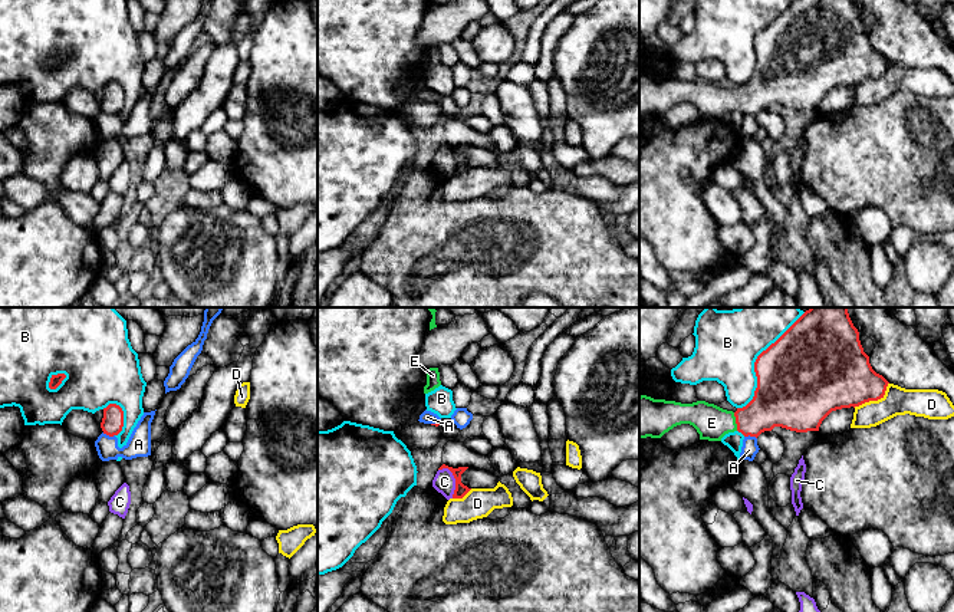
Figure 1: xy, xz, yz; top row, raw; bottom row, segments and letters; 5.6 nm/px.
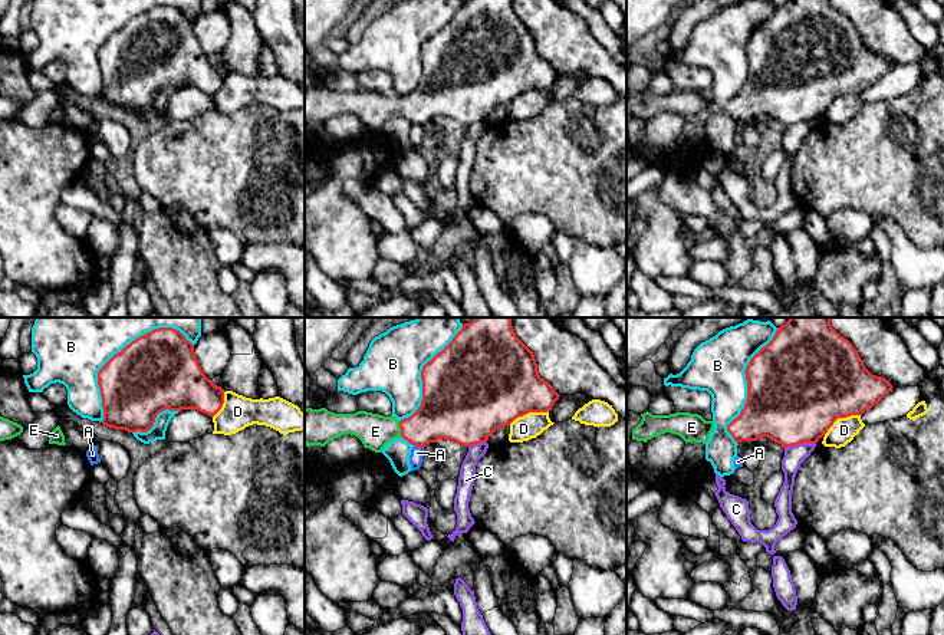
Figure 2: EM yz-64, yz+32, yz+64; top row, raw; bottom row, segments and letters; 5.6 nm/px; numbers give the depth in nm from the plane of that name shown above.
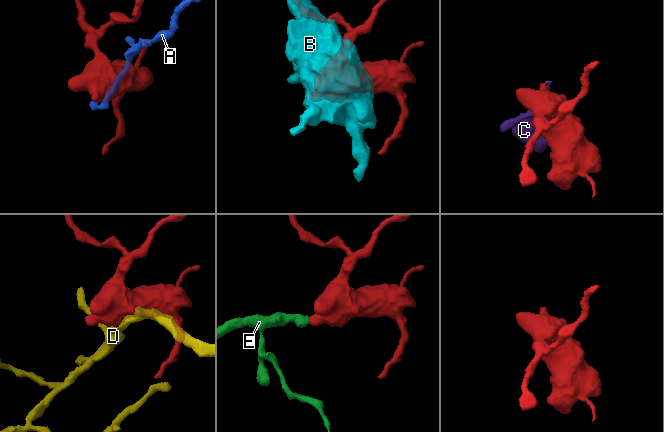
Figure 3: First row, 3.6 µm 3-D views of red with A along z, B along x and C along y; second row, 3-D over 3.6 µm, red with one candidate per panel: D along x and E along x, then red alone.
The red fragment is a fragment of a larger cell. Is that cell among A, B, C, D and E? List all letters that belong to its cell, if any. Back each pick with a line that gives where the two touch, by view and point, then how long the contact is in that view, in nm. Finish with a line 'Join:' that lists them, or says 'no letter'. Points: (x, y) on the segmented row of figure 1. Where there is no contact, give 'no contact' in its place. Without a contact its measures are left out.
E: yz (736, 421) | 110 nm
Join: E

